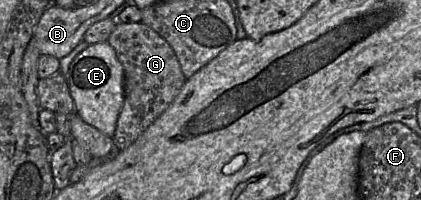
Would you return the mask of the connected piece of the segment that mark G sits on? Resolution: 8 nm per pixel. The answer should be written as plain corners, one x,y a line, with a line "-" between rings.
117,22
107,42
114,48
124,70
124,104
120,111
113,141
117,150
130,146
173,102
186,78
179,60
156,31
139,23

